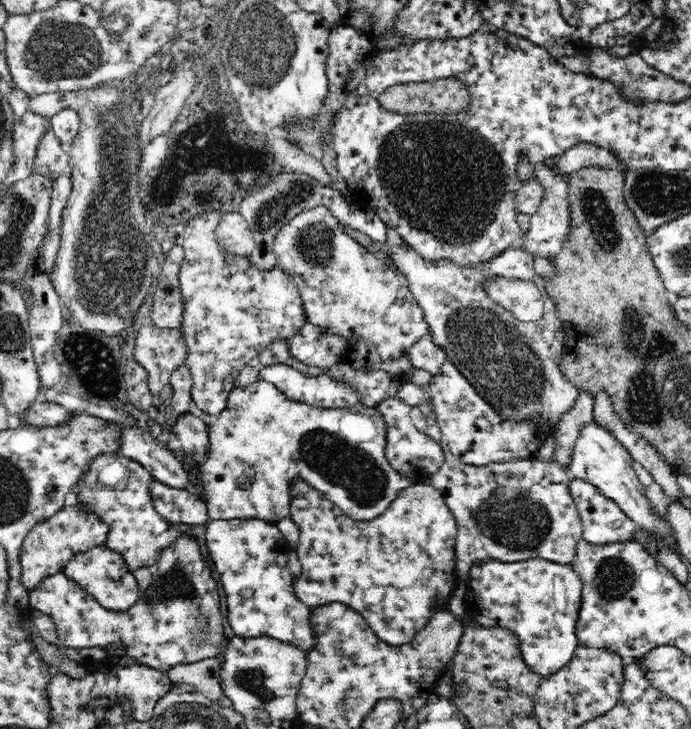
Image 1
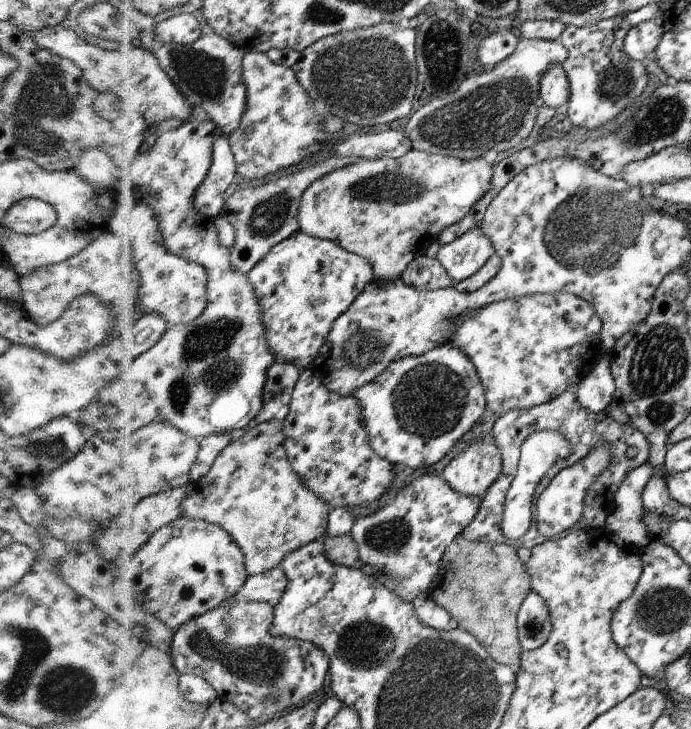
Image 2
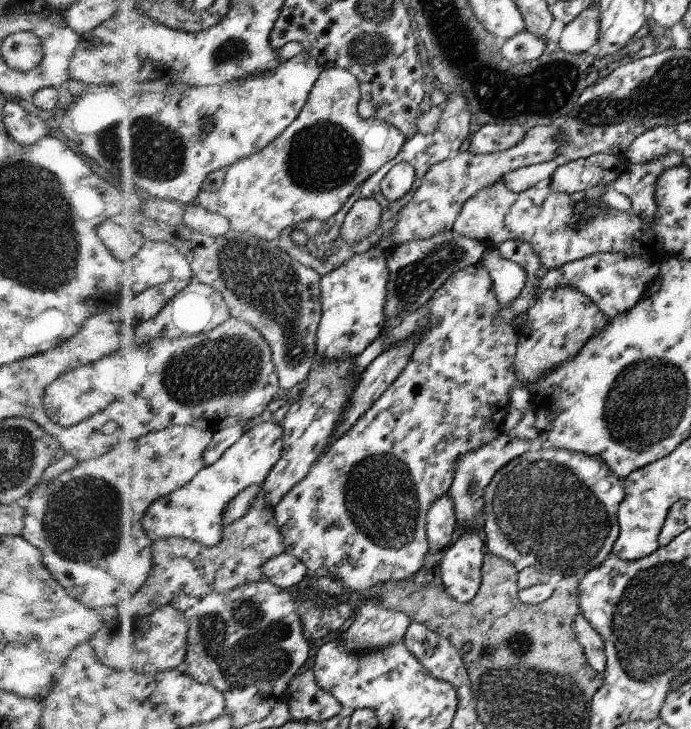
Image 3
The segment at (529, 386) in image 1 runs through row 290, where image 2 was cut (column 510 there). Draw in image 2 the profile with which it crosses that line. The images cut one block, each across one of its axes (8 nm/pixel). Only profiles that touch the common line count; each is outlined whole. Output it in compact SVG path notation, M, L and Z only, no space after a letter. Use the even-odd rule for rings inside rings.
M573 386L567 388L559 397L555 397L549 402L534 406L531 409L510 410L495 420L490 435L494 438L493 444L497 446L500 457L502 458L500 476L496 478L491 488L481 496L479 510L476 516L473 517L473 520L464 528L463 532L461 532L461 537L472 541L505 543L506 545L509 544L517 548L523 546L523 548L530 549L533 548L533 546L539 546L542 542L563 538L563 536L567 536L569 532L577 532L585 528L604 528L605 519L614 507L612 502L613 493L623 480L623 476L621 475L628 473L631 469L638 467L640 464L642 465L648 462L649 443L639 430L631 426L630 423L625 424L623 430L621 430L617 422L615 422L615 426L609 426L608 443L612 444L614 448L612 452L610 452L610 465L605 472L600 472L600 475L588 486L581 518L579 518L571 528L567 528L567 530L563 530L563 532L559 532L559 534L555 534L555 536L548 537L544 537L540 535L537 530L531 530L531 528L529 528L523 537L513 541L505 538L499 530L502 508L505 505L504 496L505 493L510 493L511 482L516 476L517 468L519 468L520 446L527 440L531 433L557 431L566 438L570 448L569 454L566 456L567 460L561 462L561 466L557 466L557 470L553 470L553 474L549 474L549 478L545 478L545 486L556 477L555 474L557 474L557 472L560 473L561 470L565 470L565 466L571 466L571 464L585 456L592 446L607 440L607 426L595 426L595 422L597 422L601 416L599 416L599 414L585 412L585 410L577 404L575 397L575 387Z

